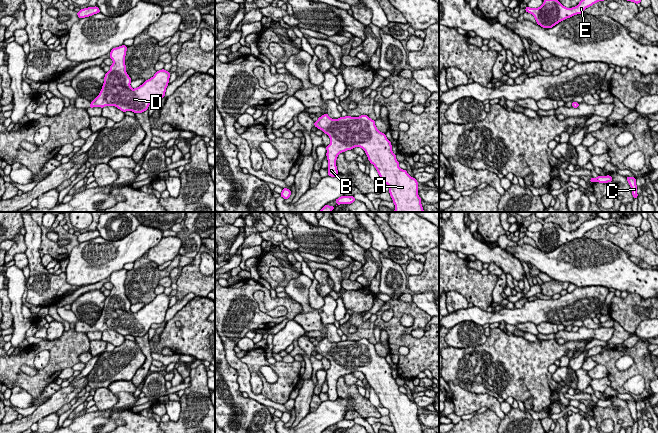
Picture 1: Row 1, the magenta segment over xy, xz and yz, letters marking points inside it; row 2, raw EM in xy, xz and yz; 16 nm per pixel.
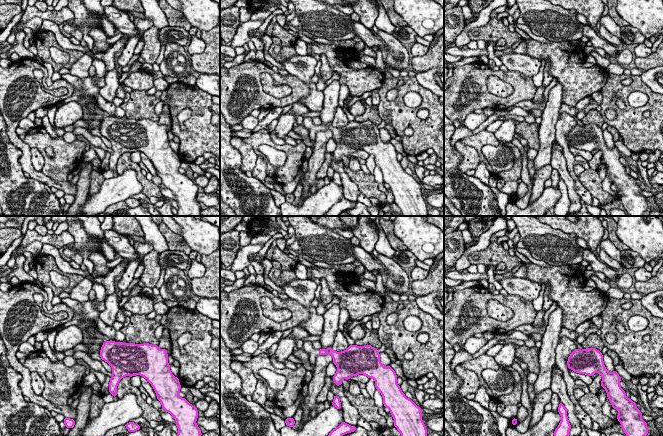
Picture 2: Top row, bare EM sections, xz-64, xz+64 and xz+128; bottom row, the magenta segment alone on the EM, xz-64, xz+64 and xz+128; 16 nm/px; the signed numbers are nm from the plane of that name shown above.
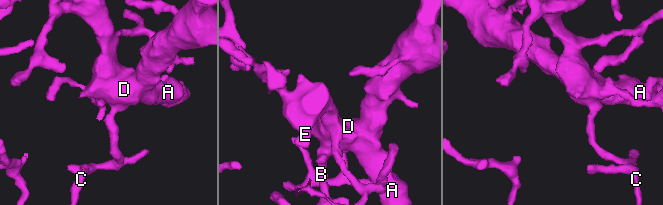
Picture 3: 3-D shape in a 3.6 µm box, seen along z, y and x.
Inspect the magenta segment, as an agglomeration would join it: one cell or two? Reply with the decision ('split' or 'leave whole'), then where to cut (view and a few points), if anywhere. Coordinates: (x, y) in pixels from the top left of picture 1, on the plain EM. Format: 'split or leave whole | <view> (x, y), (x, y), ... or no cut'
leave whole | no cut

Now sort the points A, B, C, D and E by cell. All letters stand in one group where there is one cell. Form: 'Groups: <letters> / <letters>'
Groups: A B C D E

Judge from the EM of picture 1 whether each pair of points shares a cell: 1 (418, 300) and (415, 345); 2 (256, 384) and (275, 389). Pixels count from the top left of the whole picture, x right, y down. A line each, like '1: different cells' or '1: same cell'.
1: different cells
2: different cells

